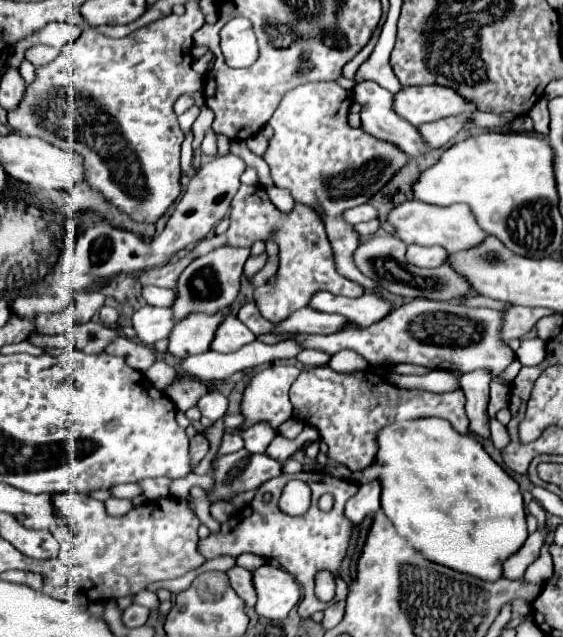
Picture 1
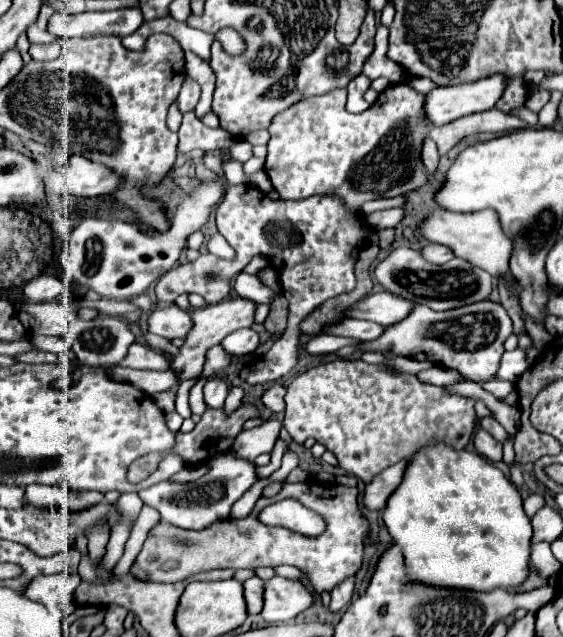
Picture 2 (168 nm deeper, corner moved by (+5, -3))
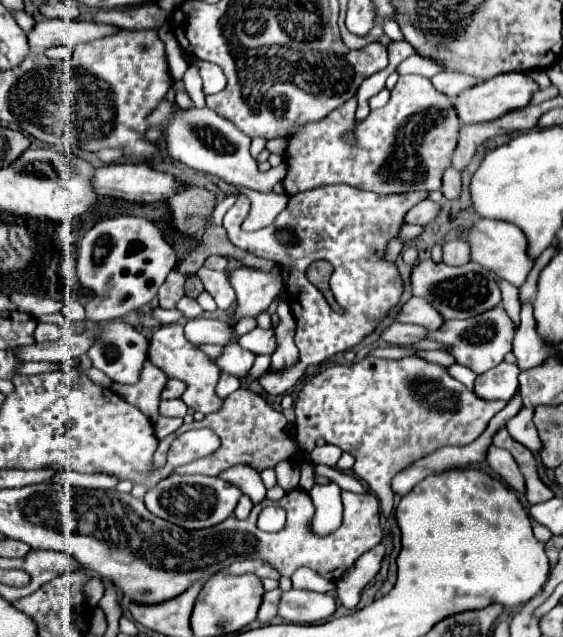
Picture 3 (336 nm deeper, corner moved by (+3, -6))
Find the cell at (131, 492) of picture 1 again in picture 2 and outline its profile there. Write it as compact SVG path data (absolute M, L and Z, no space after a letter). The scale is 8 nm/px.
M233 452L217 454L207 464L209 464L209 472L203 478L199 478L197 482L187 482L187 484L169 482L169 480L159 482L147 490L141 490L139 492L141 500L147 506L155 508L161 514L163 522L181 526L181 528L199 530L199 528L205 528L207 524L229 518L233 502L239 500L243 496L243 492L247 492L251 488L251 484L257 480L255 466L251 462L235 456Z

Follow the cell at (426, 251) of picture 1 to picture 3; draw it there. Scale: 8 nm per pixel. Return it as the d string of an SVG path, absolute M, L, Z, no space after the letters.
M463 239L449 241L443 245L443 261L447 265L461 265L469 261L469 245Z

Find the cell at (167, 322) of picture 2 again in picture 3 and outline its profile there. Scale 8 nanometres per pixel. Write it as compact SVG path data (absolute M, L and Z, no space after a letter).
M197 317L185 321L185 339L191 343L219 343L225 345L229 339L237 341L233 335L233 327L227 321L219 321L213 317Z

